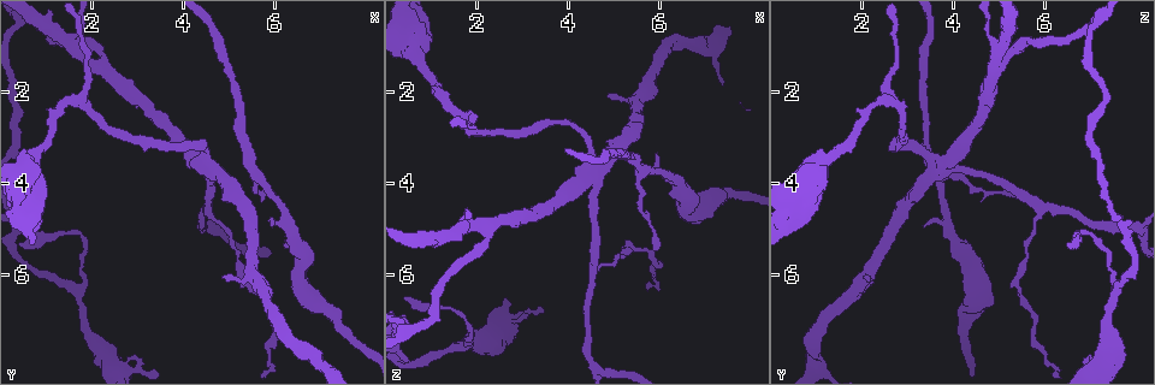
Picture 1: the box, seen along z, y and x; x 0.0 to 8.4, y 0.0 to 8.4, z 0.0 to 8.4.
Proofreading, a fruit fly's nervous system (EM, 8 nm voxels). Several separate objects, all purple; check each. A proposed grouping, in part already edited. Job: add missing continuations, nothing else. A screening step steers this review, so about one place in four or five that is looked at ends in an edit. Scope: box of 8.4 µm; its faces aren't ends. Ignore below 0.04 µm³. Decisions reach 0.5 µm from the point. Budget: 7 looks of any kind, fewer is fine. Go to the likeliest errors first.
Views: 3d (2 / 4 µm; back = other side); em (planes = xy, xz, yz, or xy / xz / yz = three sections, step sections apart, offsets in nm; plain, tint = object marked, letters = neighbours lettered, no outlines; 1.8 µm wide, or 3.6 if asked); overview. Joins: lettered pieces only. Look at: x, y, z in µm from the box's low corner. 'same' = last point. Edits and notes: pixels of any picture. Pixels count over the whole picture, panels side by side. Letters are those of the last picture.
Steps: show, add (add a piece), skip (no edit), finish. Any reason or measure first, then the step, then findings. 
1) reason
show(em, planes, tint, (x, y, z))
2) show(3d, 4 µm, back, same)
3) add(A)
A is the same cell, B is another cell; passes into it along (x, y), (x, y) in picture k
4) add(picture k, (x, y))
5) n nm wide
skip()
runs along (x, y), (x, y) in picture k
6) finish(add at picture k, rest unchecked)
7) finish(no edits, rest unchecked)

four or more arms meet
show(3d, 2 µm, (4.50, 3.60, 3.65))

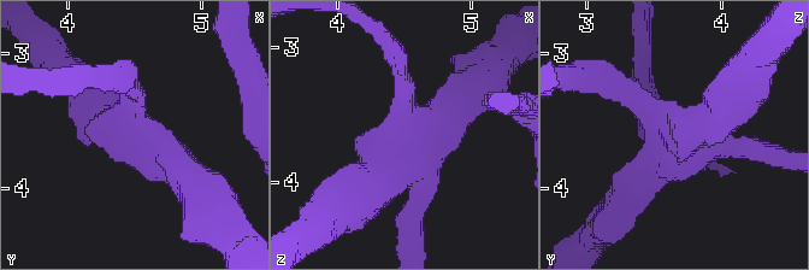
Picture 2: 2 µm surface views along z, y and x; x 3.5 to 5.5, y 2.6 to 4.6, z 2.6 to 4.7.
4 arms; need the tissue
show(em, planes, letters, (4.50, 3.58, 3.66))

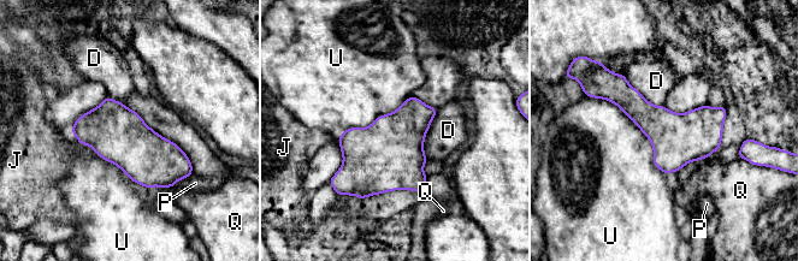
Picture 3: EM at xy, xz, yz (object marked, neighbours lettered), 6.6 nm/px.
D touches over 750 nm
skip()
D, J, P, Q and U are other cells; border along (589, 96), (634, 123), (664, 175) in picture 3; none of them fits

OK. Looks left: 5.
free end
show(em, planes, letters, (5.95, 4.95, 3.35))

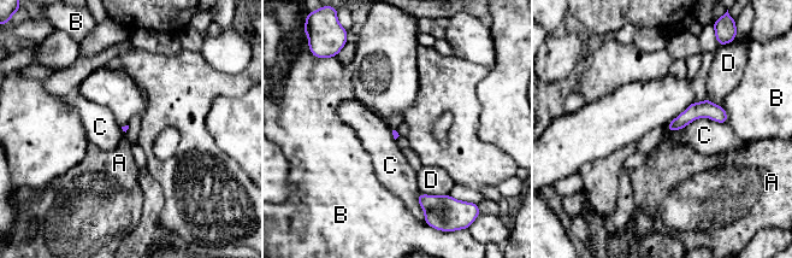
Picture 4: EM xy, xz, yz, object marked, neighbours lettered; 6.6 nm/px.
C touches over 300 nm
skip()
A, B, C and D are other cells; none of them fits

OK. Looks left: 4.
three arms meet
show(3d, 2 µm, (2.25, 1.40, 4.95))

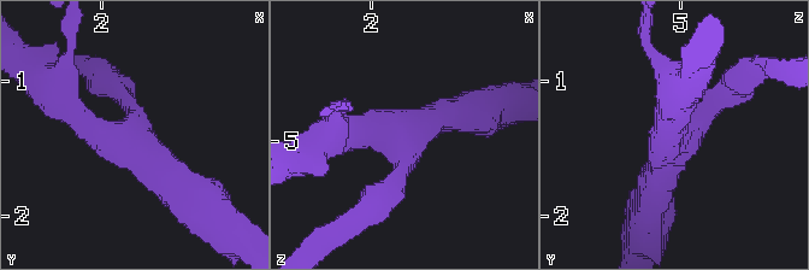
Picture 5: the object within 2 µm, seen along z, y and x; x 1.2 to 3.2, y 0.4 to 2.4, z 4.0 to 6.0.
3 arms; arms of 200, 280, 300 nm
show(em, planes, letters, (2.24, 1.40, 5.00))

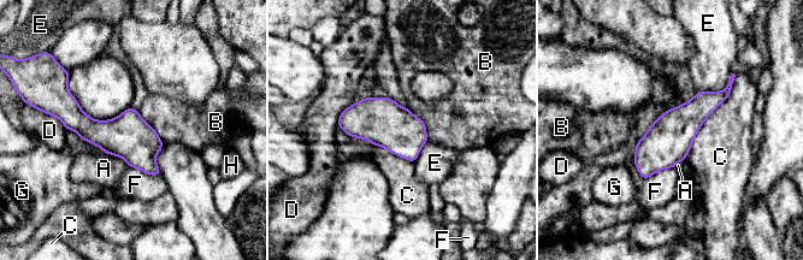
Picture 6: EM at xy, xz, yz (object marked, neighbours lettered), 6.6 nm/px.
skip()
A, B, C, D, E, F, G and H are other cells; runs along (727, 90), (648, 161), (644, 175) in picture 6; no lettered piece goes on from it

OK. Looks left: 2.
finish(no edits, rest unchecked)

